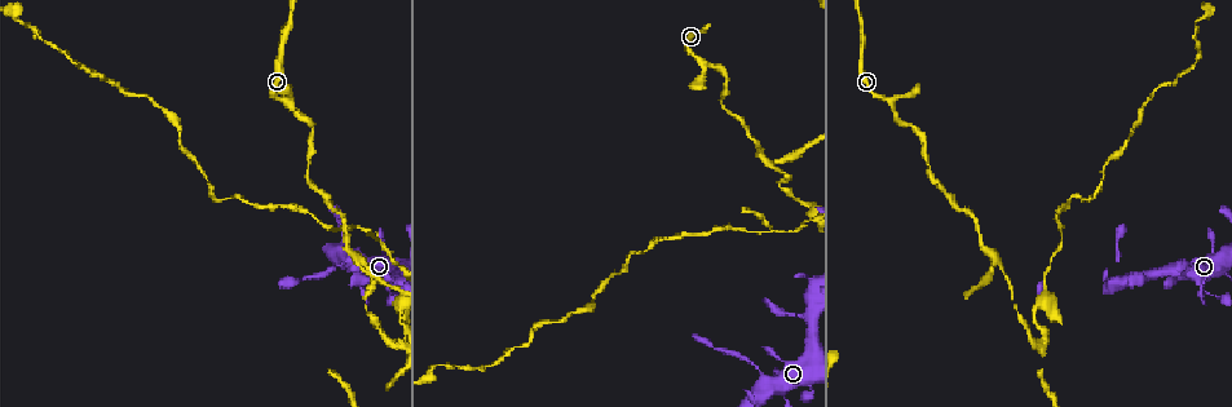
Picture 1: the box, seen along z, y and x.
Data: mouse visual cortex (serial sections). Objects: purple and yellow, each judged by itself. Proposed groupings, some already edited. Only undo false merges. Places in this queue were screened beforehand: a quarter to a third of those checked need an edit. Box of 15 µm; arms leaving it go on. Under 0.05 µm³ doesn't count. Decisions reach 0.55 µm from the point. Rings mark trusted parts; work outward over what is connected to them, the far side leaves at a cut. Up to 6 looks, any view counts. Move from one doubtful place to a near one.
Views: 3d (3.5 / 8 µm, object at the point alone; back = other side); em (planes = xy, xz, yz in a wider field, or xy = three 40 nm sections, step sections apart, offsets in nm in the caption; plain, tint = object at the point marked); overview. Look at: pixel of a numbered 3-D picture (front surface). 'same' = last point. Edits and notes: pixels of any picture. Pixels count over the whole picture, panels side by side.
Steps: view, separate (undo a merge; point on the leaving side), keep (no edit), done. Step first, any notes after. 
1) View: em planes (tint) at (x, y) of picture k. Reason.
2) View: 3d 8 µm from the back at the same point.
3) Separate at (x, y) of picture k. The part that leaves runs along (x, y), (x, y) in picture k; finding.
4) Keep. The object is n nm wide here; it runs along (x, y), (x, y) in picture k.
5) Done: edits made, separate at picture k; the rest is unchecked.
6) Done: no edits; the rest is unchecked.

View: 3d 8 µm from the back at (749, 360) of picture 1. Thin neck.

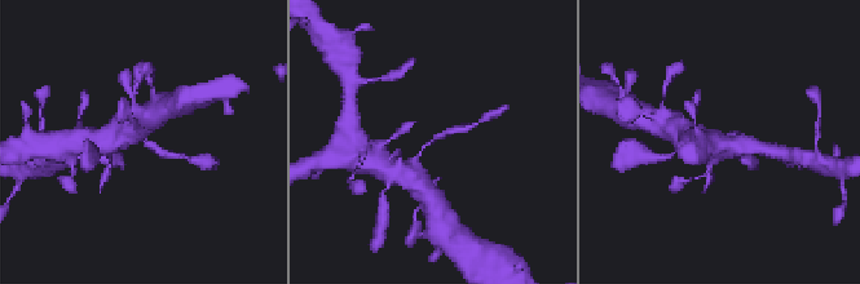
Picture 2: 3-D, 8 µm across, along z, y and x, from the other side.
View: em xy step 3 (tint) at (431, 141) of picture 2. The arms are 200, 250 nm wide; now the EM.

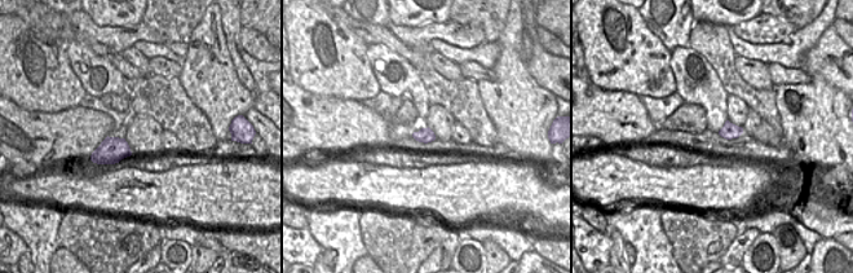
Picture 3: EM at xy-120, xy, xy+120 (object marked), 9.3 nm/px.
Keep. It runs along (410, 168), (427, 143), (462, 128) in picture 2; all the same cell.

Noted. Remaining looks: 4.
View: em xy step 5 (tint) at (699, 60) of picture 1. Abrupt turn.

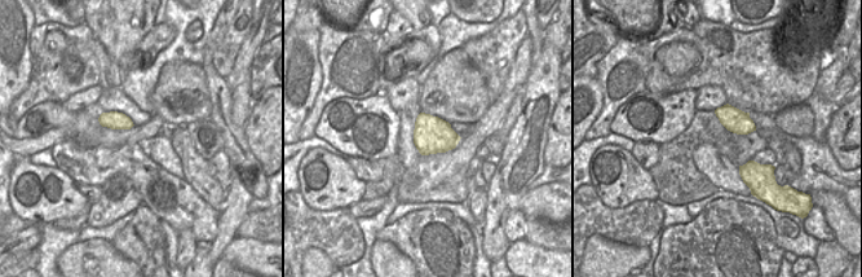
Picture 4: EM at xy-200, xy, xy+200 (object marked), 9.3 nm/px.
View: 3d 3.5 µm at the same point.

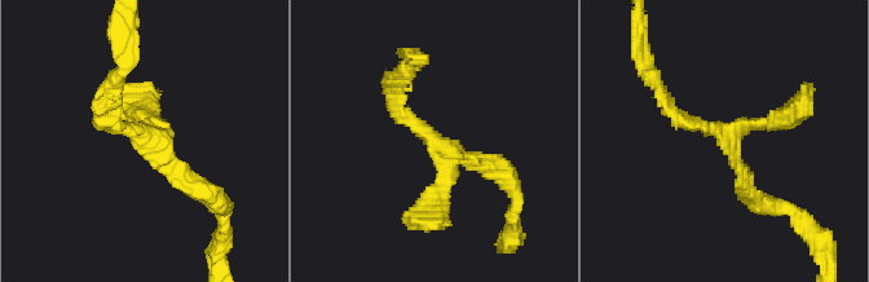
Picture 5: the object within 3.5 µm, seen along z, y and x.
Keep. The arms are 200, 200, 250 nm wide; continuous, no second cell.

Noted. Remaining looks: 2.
View: 3d 3.5 µm at (770, 162) of picture 1. Two arms at a narrow angle.

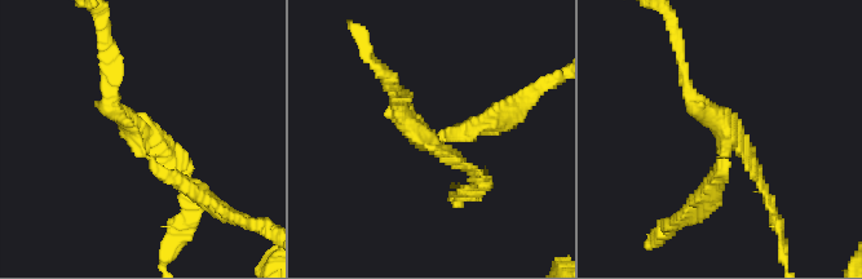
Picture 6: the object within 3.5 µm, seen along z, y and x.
View: em xy step 2 (tint) at (733, 131) of picture 6. 3 arms meet here; the arms are 150, 150, 200 nm wide.

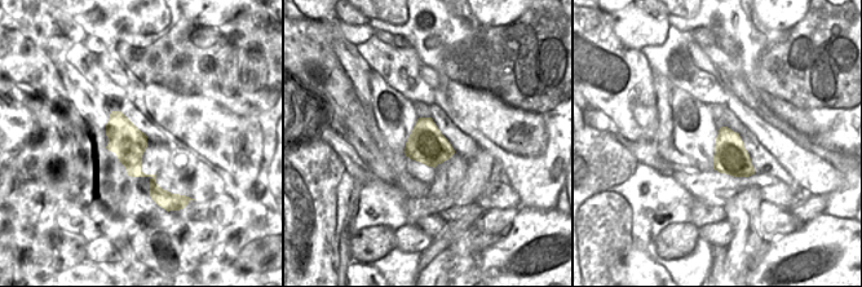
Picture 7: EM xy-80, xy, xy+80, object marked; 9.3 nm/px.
Separate at (710, 190) of picture 6. The part that leaves runs along (726, 160), (707, 204), (677, 220) in picture 6; two cells meet here.

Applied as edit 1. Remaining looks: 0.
Done: edits made, separate at picture 6; the rest is unchecked.

